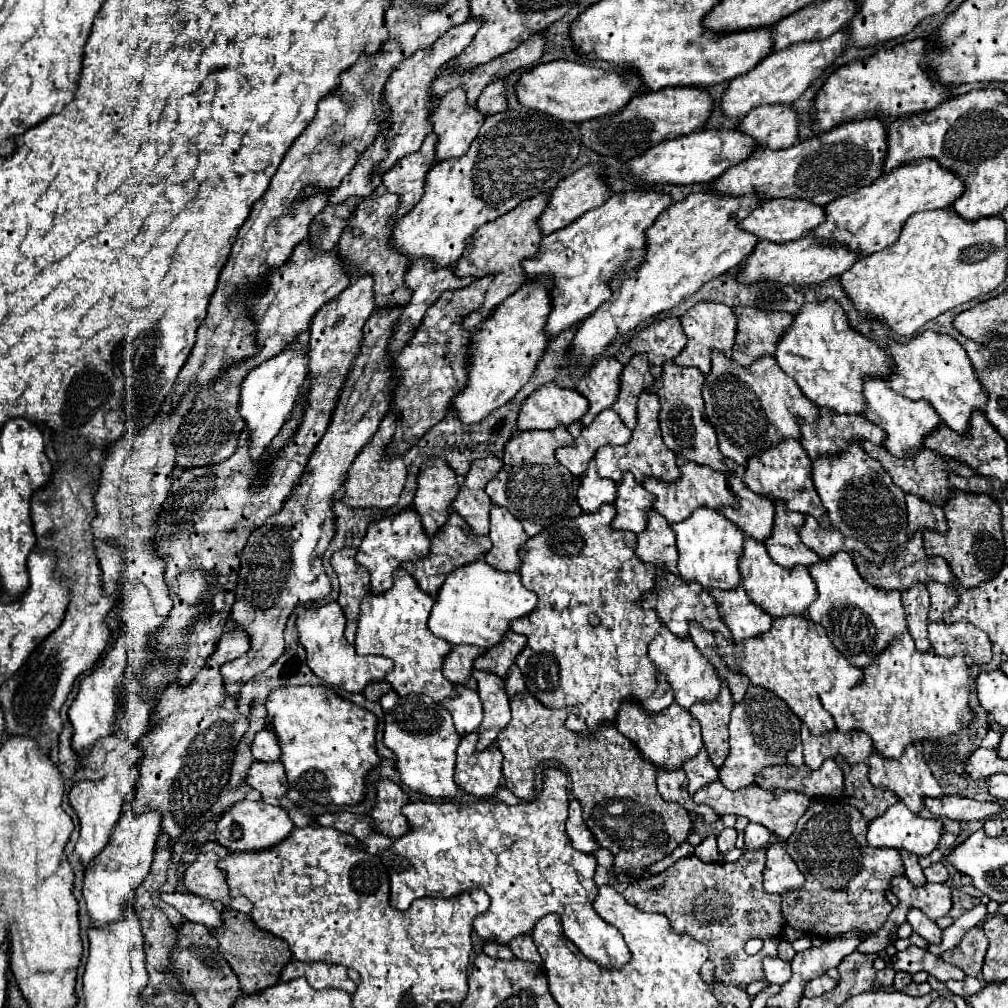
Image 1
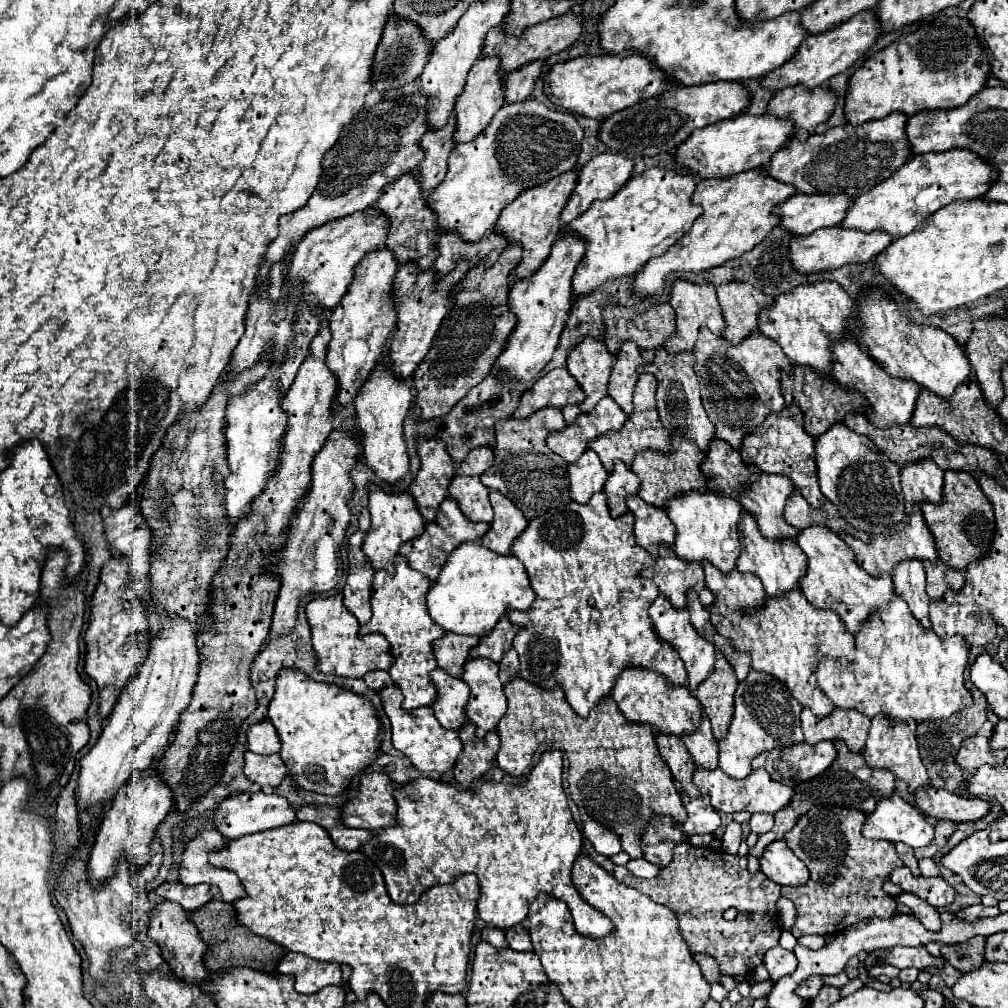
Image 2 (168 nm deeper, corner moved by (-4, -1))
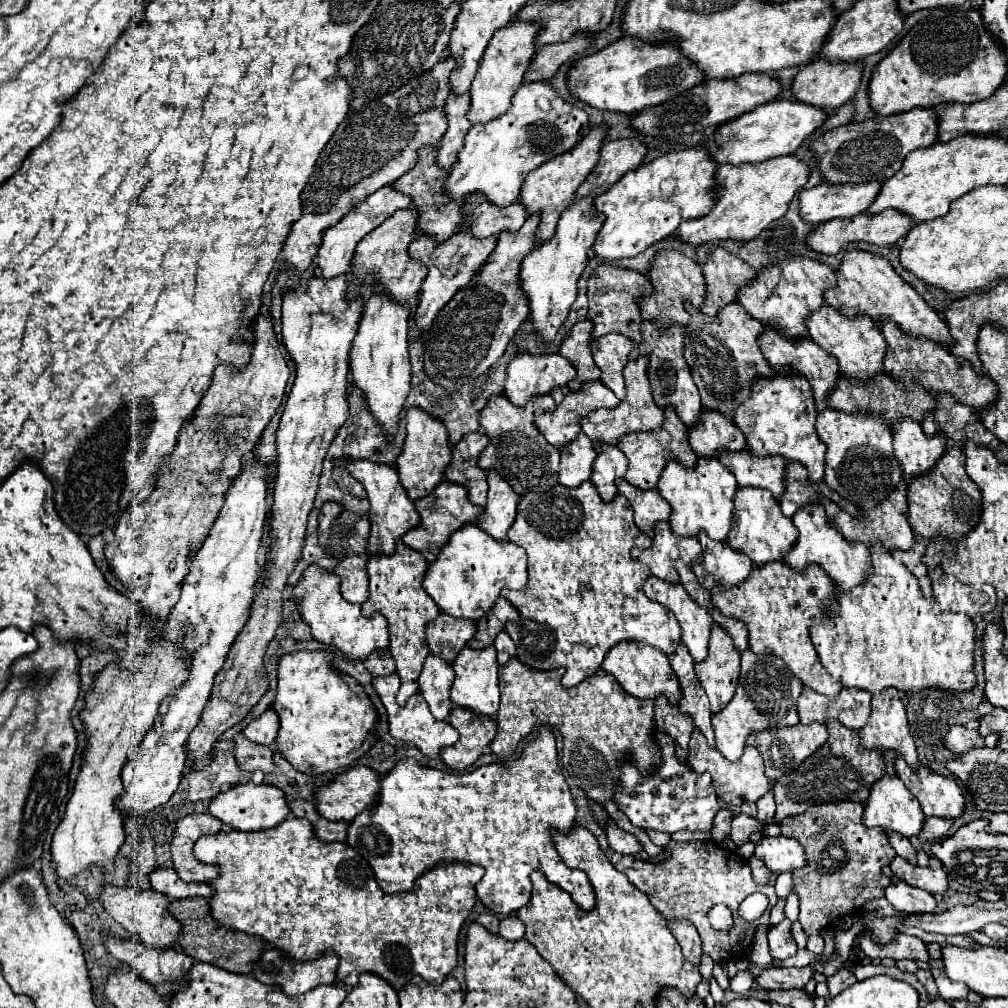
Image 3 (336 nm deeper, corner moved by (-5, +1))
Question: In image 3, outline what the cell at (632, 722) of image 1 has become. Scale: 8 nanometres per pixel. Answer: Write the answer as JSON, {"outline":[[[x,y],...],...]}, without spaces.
{"outline":[[[635,641],[617,643],[615,647],[611,647],[609,655],[605,655],[601,667],[607,673],[611,673],[627,693],[631,693],[639,699],[655,699],[657,695],[667,695],[669,703],[675,703],[675,705],[679,703],[681,687],[679,687],[677,675],[673,673],[667,655],[651,645],[635,643]]]}

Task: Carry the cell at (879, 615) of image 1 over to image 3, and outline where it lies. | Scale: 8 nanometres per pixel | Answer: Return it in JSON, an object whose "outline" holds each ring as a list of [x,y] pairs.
{"outline":[[[811,503],[807,507],[801,507],[795,515],[793,515],[795,527],[799,531],[791,551],[787,551],[787,555],[783,557],[785,563],[789,563],[795,571],[803,571],[809,563],[817,563],[825,569],[825,573],[843,589],[843,591],[851,591],[853,587],[857,587],[859,583],[863,583],[863,579],[867,579],[871,563],[869,563],[869,551],[865,543],[859,541],[847,541],[837,527],[827,519],[825,509],[819,503]]]}

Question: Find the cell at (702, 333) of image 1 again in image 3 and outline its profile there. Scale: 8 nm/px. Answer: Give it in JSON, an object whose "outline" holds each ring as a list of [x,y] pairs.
{"outline":[[[657,251],[655,259],[651,261],[651,267],[647,271],[647,277],[653,285],[653,295],[645,297],[639,303],[643,319],[655,319],[659,327],[667,327],[667,323],[679,323],[685,325],[689,321],[689,313],[685,311],[685,303],[689,301],[695,307],[703,305],[705,299],[705,279],[701,273],[701,267],[685,257],[679,251]]]}

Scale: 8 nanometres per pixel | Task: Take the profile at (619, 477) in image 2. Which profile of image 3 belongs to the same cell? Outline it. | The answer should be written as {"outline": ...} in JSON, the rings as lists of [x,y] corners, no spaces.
{"outline":[[[601,443],[601,451],[593,461],[591,481],[597,487],[601,499],[611,501],[617,495],[615,479],[623,477],[627,469],[627,457],[613,445]]]}

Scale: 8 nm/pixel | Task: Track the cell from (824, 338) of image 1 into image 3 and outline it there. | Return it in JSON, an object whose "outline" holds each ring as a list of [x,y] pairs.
{"outline":[[[789,257],[781,265],[775,263],[757,271],[755,279],[739,289],[737,301],[761,323],[777,327],[783,335],[795,339],[807,335],[805,319],[811,311],[817,311],[817,307],[823,305],[823,293],[829,287],[835,287],[835,271],[829,265],[809,257]]]}

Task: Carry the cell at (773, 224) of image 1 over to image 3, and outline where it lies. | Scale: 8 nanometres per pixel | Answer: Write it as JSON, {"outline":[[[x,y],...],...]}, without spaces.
{"outline":[[[867,181],[855,185],[821,183],[799,193],[801,215],[807,223],[825,223],[835,217],[849,217],[865,213],[881,191],[881,181]]]}

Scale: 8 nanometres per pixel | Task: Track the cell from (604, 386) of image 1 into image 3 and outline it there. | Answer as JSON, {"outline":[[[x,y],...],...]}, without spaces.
{"outline":[[[591,319],[579,321],[569,329],[569,335],[563,339],[563,343],[559,345],[559,353],[569,359],[573,363],[573,367],[577,369],[577,375],[573,379],[573,383],[569,381],[567,387],[573,391],[577,391],[581,387],[581,383],[585,381],[595,381],[599,379],[599,369],[595,367],[591,349],[589,349],[589,341],[591,341],[591,329],[593,323]]]}

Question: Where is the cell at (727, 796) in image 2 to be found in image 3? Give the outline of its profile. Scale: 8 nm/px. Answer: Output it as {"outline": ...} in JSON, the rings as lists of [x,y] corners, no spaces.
{"outline":[[[695,729],[691,733],[691,741],[689,741],[689,763],[695,771],[699,773],[711,773],[713,777],[713,787],[717,791],[717,797],[729,805],[729,807],[739,807],[745,801],[757,801],[761,795],[765,795],[773,783],[769,779],[765,779],[763,773],[763,757],[759,755],[759,751],[755,747],[745,747],[743,755],[737,761],[727,761],[715,747],[707,745],[707,739],[699,733],[699,729]]]}

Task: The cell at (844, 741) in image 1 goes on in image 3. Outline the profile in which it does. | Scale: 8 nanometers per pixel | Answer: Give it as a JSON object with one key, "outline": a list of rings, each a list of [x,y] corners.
{"outline":[[[803,687],[797,699],[797,713],[803,725],[813,721],[825,723],[825,719],[833,717],[839,719],[845,727],[859,731],[859,727],[867,723],[867,715],[871,711],[869,703],[871,693],[859,689],[841,689],[837,697],[827,697],[809,687]]]}

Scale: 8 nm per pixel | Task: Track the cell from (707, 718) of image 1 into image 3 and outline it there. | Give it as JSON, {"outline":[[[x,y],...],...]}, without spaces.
{"outline":[[[717,623],[711,627],[709,655],[705,661],[695,663],[697,679],[711,701],[711,711],[721,711],[737,687],[741,655],[733,645],[733,639]]]}

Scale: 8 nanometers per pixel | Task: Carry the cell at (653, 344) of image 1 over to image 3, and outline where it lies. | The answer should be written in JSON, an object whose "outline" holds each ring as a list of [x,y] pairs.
{"outline":[[[597,265],[593,273],[587,279],[587,297],[589,297],[589,317],[593,321],[593,337],[603,337],[607,333],[621,333],[627,335],[633,343],[641,343],[641,331],[639,325],[643,321],[639,313],[639,299],[649,295],[651,283],[645,275],[641,275],[635,269],[621,269],[621,267],[611,267],[611,265]]]}

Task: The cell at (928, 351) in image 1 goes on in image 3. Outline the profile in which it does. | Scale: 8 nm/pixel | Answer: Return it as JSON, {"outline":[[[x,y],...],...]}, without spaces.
{"outline":[[[849,249],[843,255],[841,265],[837,269],[835,287],[831,287],[827,291],[827,295],[823,295],[823,297],[825,297],[827,305],[839,309],[847,317],[865,313],[871,319],[875,319],[875,323],[889,317],[907,335],[923,335],[923,337],[933,339],[935,343],[947,343],[947,323],[939,317],[937,311],[933,311],[927,305],[927,301],[909,283],[905,283],[897,275],[893,265],[881,255],[861,251],[861,249]]]}

